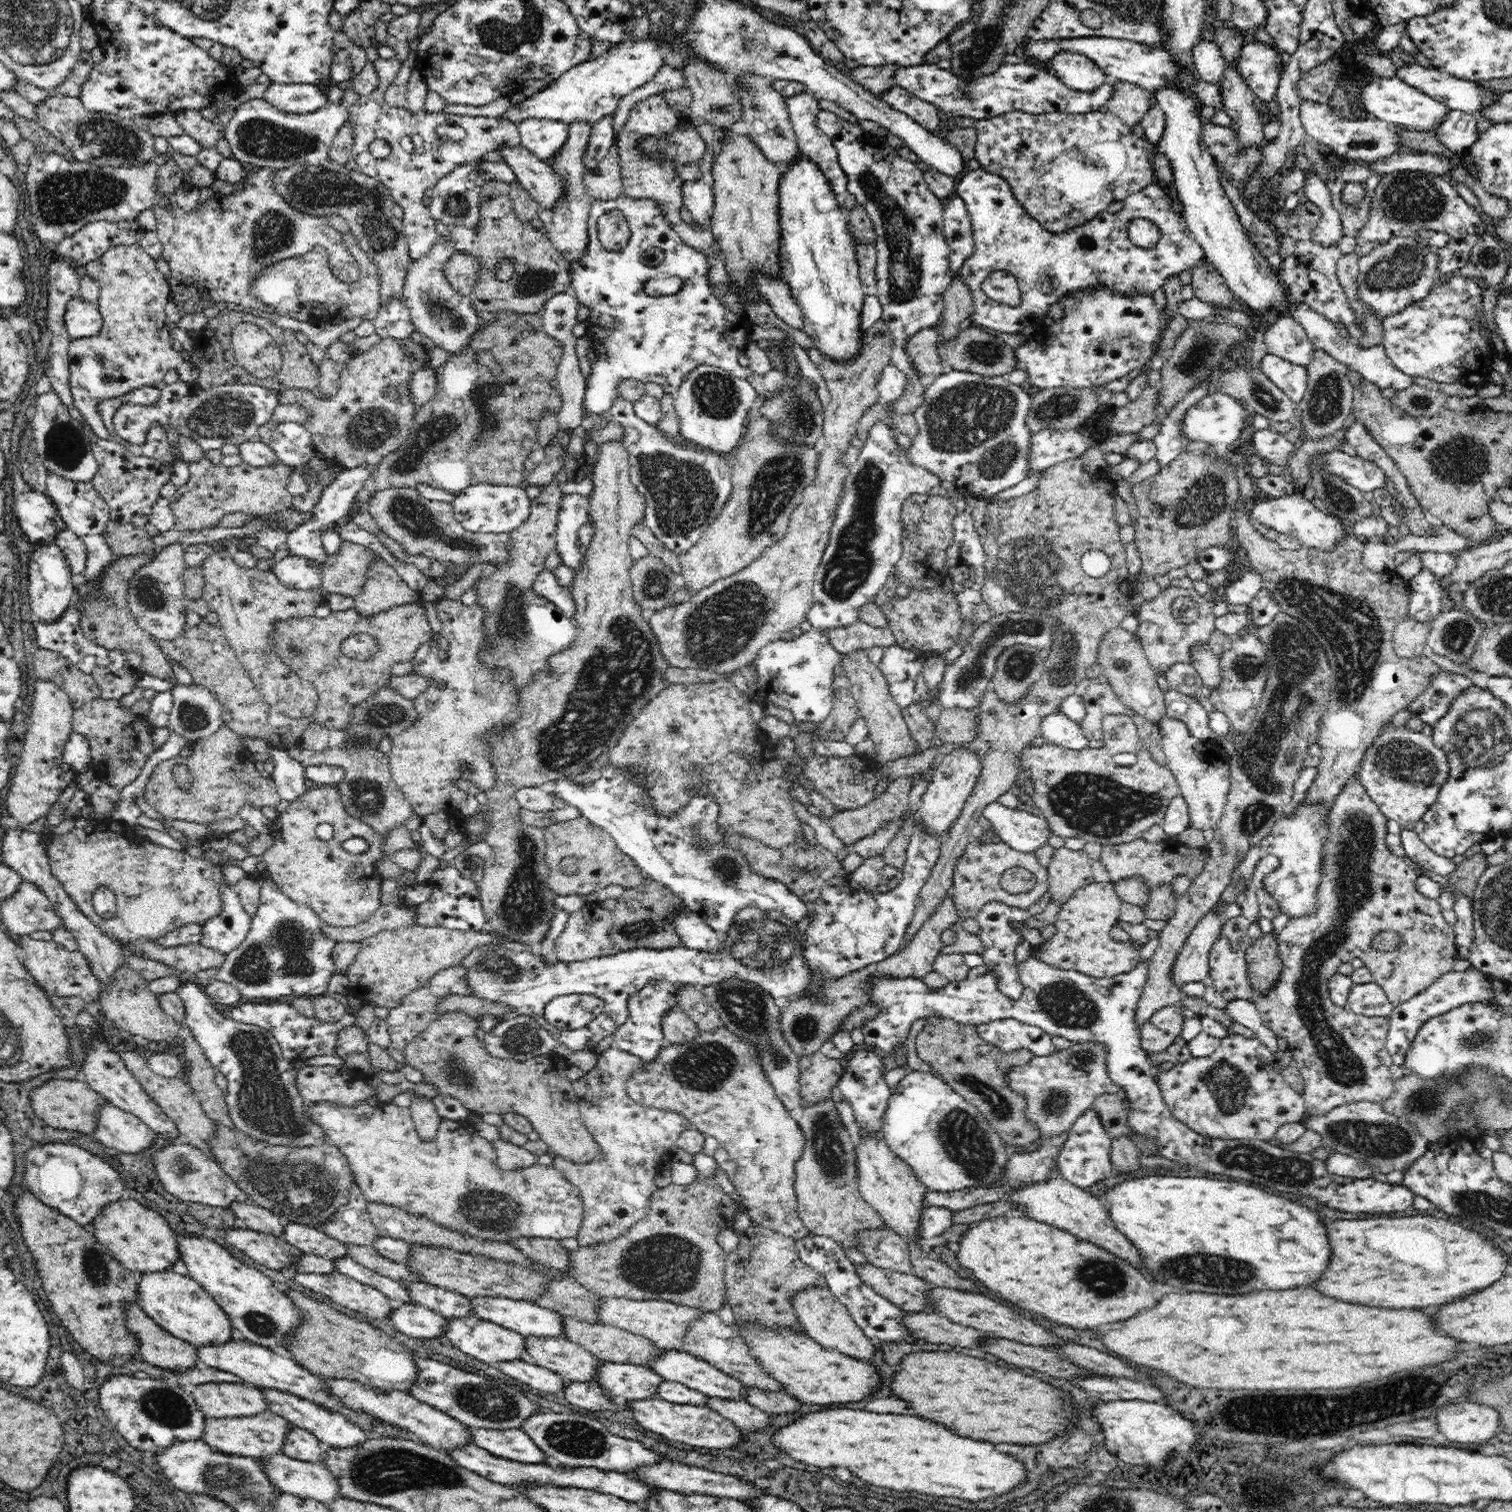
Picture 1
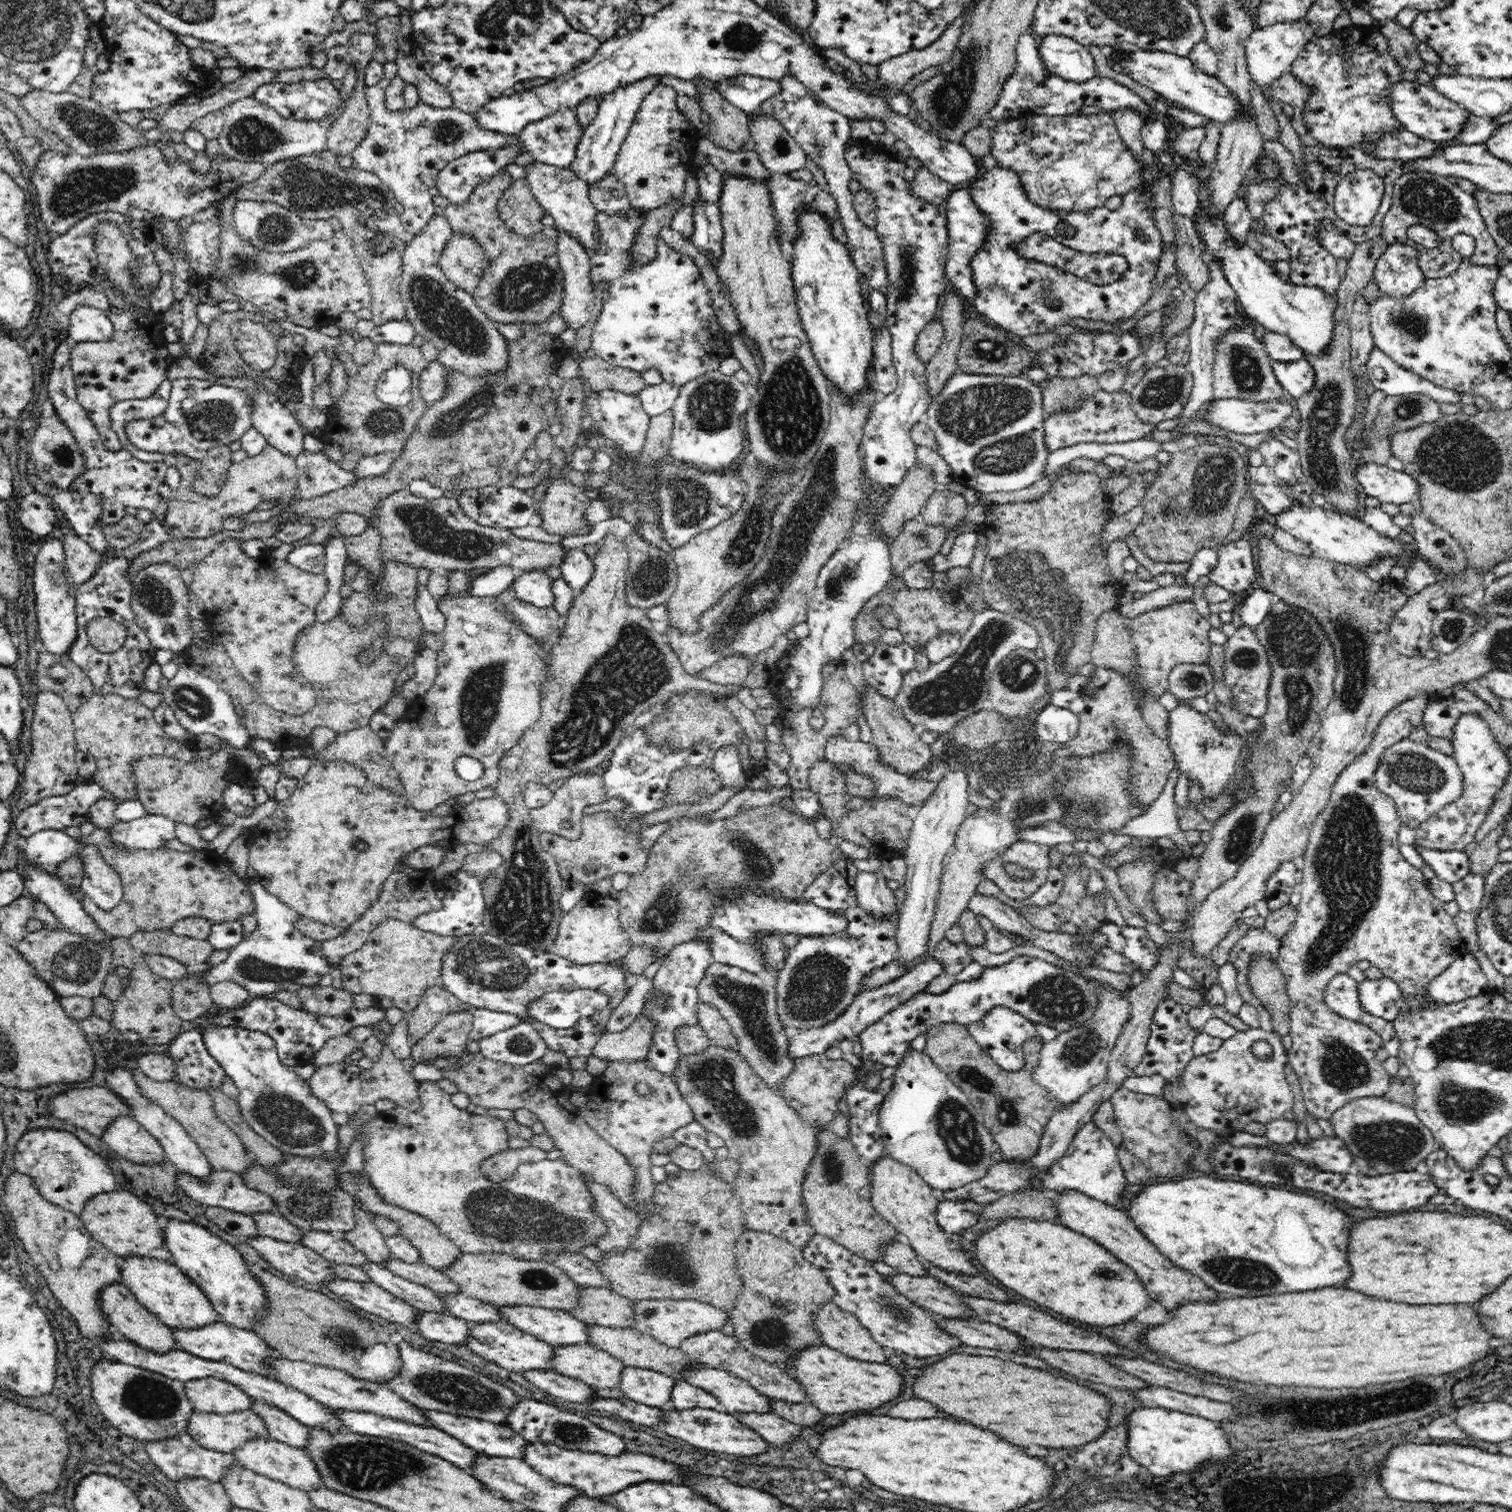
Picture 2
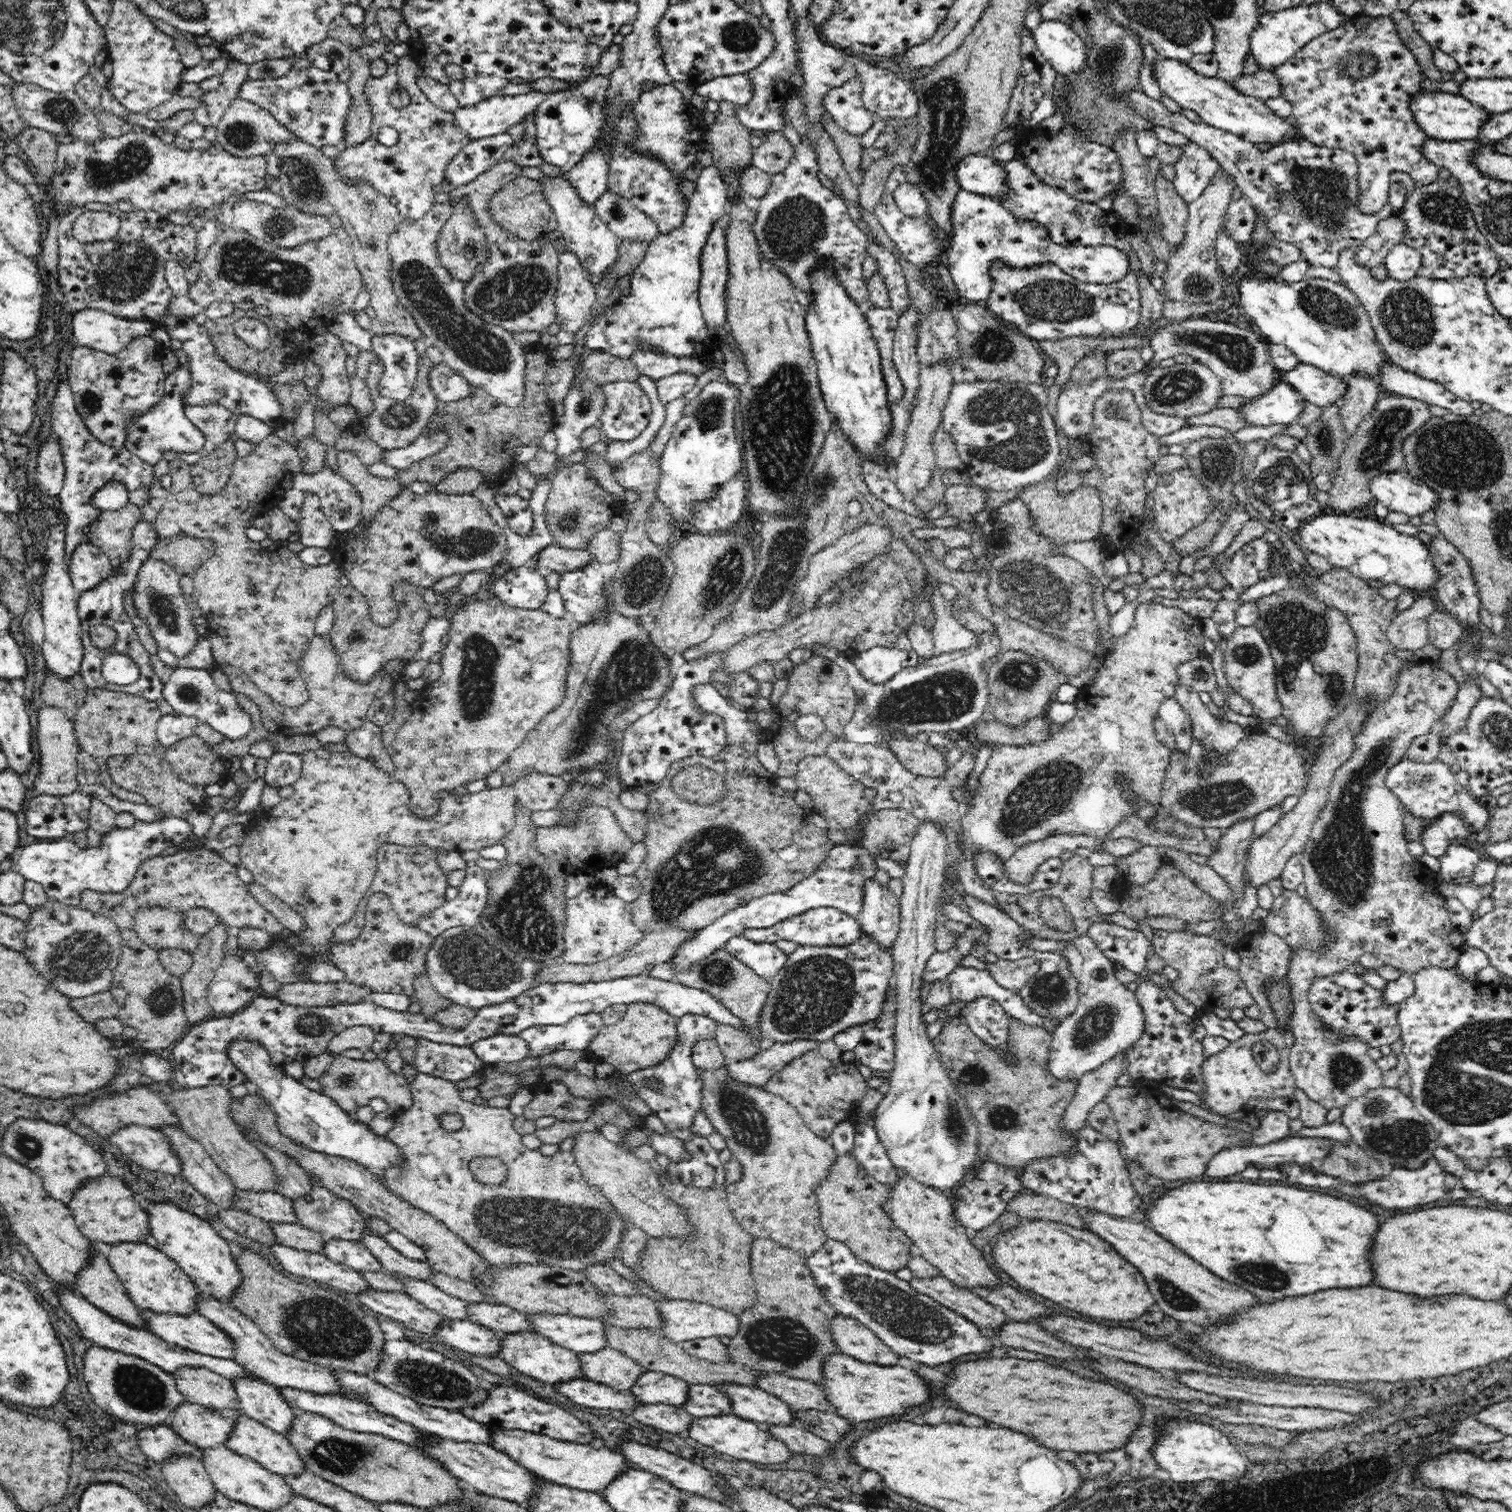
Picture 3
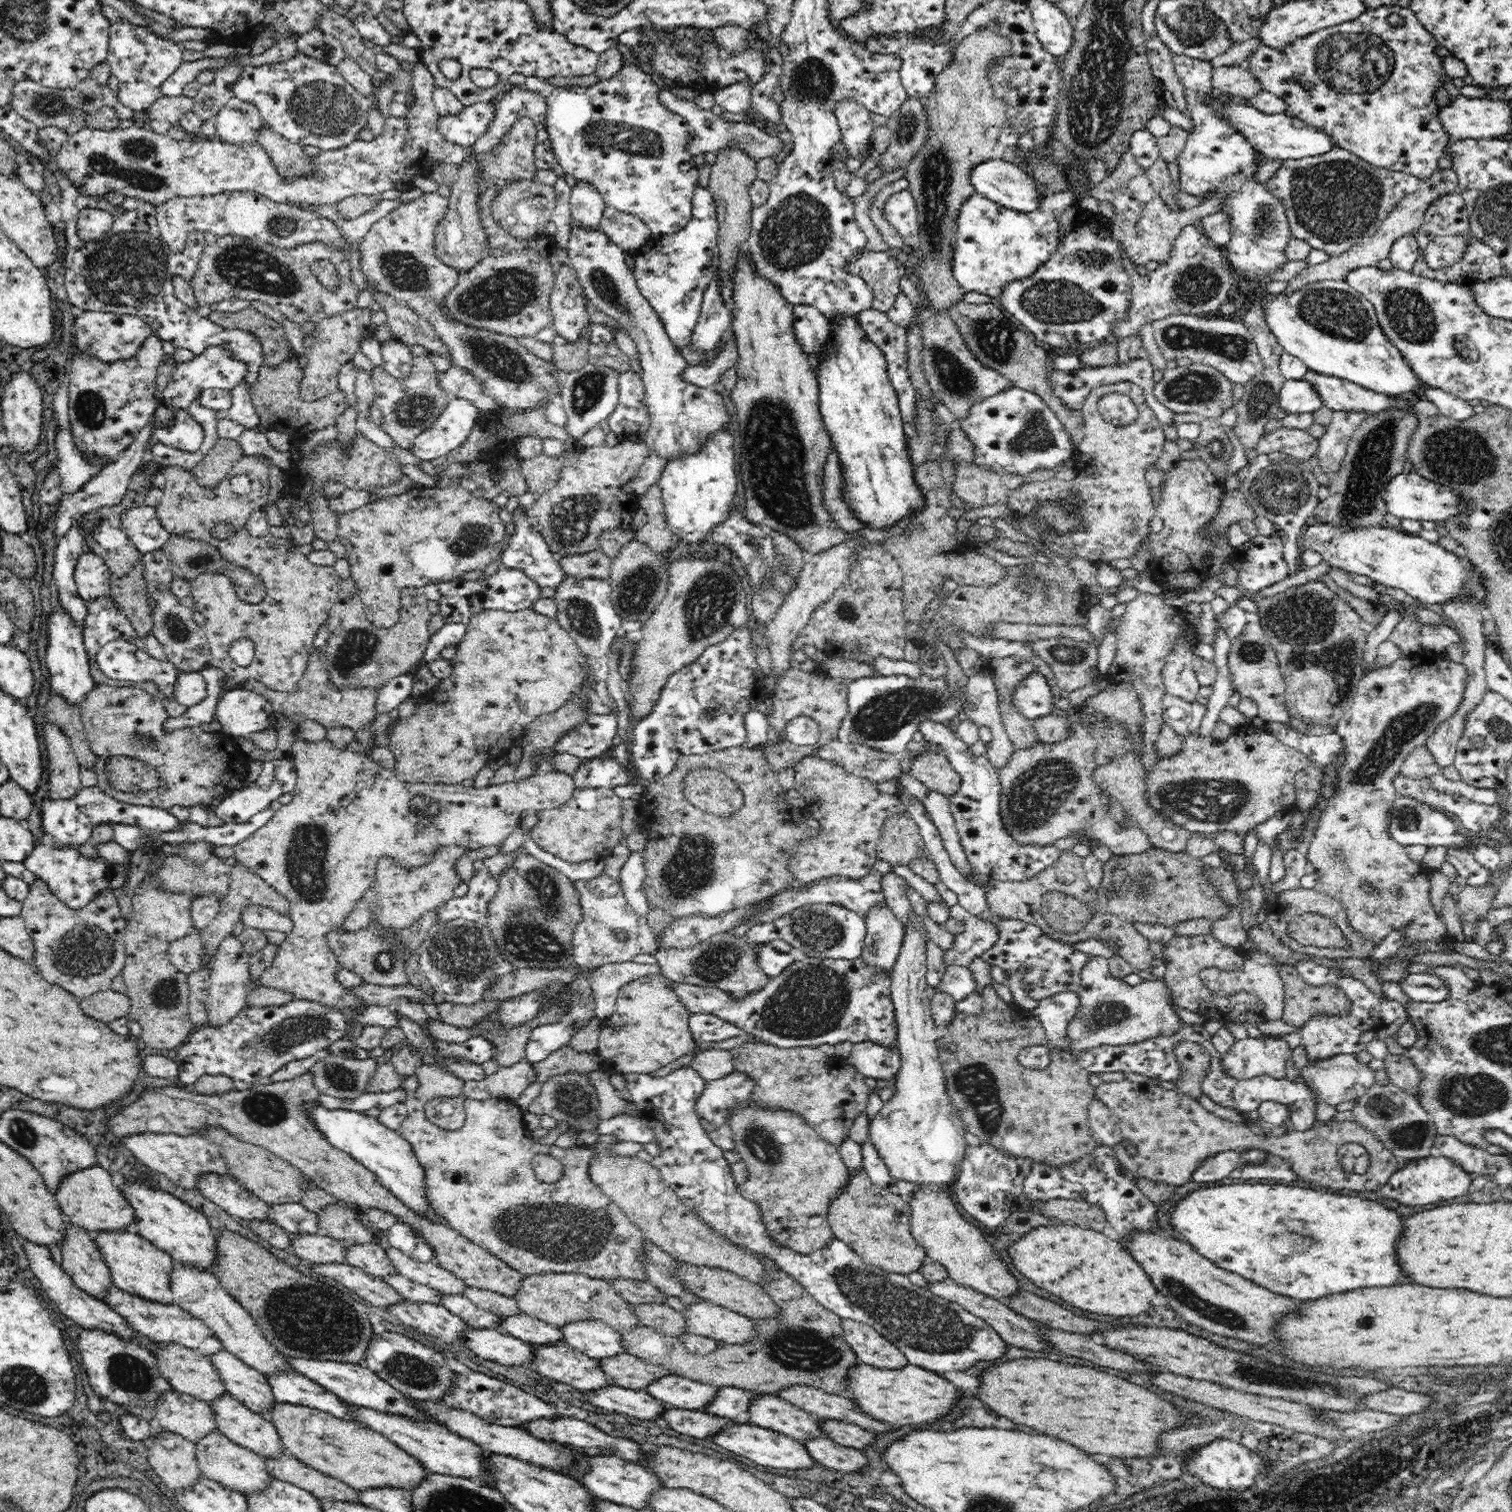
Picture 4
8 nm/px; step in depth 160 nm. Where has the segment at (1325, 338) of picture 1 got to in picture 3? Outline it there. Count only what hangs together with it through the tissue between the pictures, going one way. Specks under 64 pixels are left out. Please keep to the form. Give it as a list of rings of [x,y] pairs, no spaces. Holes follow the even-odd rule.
[[[1391,363],[1385,369],[1385,374],[1380,378],[1383,380],[1382,385],[1387,394],[1420,400],[1429,406],[1438,406],[1460,416],[1473,414],[1470,403],[1457,398],[1452,392],[1446,390],[1442,384],[1408,373],[1396,364]]]

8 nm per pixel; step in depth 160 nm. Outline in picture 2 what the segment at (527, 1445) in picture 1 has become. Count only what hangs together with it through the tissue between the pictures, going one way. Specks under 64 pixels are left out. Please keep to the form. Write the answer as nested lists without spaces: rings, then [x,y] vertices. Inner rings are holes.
[[[422,1409],[421,1412],[423,1412],[423,1418],[430,1422],[431,1427],[452,1435],[478,1453],[504,1455],[523,1460],[521,1448],[527,1440],[509,1429],[506,1424],[495,1424],[438,1410]]]

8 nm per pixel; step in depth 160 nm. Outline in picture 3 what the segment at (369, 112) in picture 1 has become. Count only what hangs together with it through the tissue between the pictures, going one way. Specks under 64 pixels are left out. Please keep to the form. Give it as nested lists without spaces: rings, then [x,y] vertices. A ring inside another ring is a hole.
[[[408,53],[398,58],[396,65],[388,65],[380,78],[370,77],[367,80],[365,95],[373,112],[371,137],[354,146],[342,147],[339,156],[332,160],[337,176],[345,184],[370,184],[371,188],[383,195],[394,196],[400,202],[401,218],[412,220],[418,220],[433,206],[435,193],[432,188],[446,183],[447,166],[471,141],[454,126],[454,113],[438,108],[423,93],[417,82],[420,70],[419,64]],[[398,84],[411,97],[410,104],[400,109],[392,107],[388,99]],[[382,127],[392,127],[398,131],[399,139],[395,145],[385,146],[378,141]]]

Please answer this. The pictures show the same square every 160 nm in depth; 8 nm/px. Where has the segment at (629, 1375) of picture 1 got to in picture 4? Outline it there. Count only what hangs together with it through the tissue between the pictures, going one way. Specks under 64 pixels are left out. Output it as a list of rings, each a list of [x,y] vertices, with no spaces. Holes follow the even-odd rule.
[[[670,1375],[652,1383],[646,1390],[669,1408],[706,1410],[719,1396],[720,1386]]]

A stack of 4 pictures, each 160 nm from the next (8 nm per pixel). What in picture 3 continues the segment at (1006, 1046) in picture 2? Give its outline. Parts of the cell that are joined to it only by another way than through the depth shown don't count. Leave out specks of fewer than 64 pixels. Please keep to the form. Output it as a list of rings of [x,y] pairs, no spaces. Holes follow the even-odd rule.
[[[976,997],[961,1010],[968,1026],[992,1047],[1003,1047],[1011,1016],[990,997]]]

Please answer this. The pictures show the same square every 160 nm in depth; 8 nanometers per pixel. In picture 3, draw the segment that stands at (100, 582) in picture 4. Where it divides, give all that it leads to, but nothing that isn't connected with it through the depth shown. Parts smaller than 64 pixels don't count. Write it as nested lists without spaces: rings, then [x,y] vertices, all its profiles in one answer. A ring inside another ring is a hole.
[[[90,542],[79,544],[69,558],[69,575],[78,594],[97,587],[114,570],[106,553]]]

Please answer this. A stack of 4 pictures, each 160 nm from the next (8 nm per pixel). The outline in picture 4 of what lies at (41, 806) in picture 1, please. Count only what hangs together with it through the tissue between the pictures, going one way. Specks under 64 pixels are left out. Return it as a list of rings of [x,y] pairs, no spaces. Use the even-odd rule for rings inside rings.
[[[50,724],[44,725],[45,727],[45,743],[48,751],[49,758],[49,792],[50,798],[53,800],[74,800],[75,796],[80,792],[83,787],[80,783],[80,766],[74,755],[71,754],[72,749],[68,744],[68,739],[64,739],[56,727]]]

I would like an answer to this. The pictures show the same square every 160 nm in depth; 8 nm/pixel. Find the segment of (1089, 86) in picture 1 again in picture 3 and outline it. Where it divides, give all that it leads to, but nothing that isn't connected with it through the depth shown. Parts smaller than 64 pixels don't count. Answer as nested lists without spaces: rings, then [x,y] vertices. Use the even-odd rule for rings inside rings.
[[[1043,19],[1032,33],[1042,56],[1060,77],[1077,70],[1085,60],[1085,44],[1067,23],[1059,19]]]

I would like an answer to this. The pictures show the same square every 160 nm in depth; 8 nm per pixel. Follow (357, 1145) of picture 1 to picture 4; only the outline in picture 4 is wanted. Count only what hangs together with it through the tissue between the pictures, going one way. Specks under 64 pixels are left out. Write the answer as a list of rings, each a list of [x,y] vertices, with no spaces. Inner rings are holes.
[[[436,1062],[420,1064],[415,1075],[420,1082],[416,1092],[407,1092],[405,1105],[408,1118],[399,1131],[415,1150],[427,1174],[427,1193],[435,1206],[443,1211],[448,1224],[470,1242],[489,1250],[512,1268],[526,1276],[547,1274],[587,1274],[591,1278],[616,1282],[632,1280],[650,1282],[647,1273],[647,1250],[651,1244],[643,1230],[591,1177],[591,1166],[599,1157],[593,1145],[572,1145],[561,1148],[553,1144],[540,1144],[526,1131],[524,1111],[512,1099],[470,1098],[465,1094],[466,1081],[454,1070],[448,1070]],[[438,1096],[462,1096],[465,1104],[465,1122],[460,1128],[446,1130],[434,1124],[425,1113],[425,1104]],[[535,1154],[549,1154],[557,1158],[560,1173],[556,1182],[545,1183],[535,1177],[532,1158]]]

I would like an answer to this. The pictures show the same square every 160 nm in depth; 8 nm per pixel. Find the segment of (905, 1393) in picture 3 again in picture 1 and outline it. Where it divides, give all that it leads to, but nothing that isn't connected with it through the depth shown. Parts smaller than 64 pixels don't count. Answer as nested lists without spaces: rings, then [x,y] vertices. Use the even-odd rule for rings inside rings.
[[[741,1326],[737,1329],[744,1338],[744,1343],[751,1348],[753,1356],[764,1366],[772,1378],[778,1379],[784,1392],[810,1404],[844,1404],[860,1402],[864,1396],[872,1394],[880,1386],[880,1374],[874,1366],[860,1362],[840,1352],[826,1349],[804,1332],[793,1332],[789,1328],[753,1328]]]

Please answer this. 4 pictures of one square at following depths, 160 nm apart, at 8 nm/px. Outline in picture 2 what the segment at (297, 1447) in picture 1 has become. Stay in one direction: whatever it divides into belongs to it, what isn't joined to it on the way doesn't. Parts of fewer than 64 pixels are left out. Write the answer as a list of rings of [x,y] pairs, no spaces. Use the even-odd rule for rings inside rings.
[[[252,1399],[249,1408],[257,1416],[260,1416],[261,1422],[264,1423],[266,1430],[268,1430],[268,1436],[278,1442],[305,1449],[304,1446],[310,1428],[292,1418],[286,1411],[280,1410],[278,1406],[272,1406],[266,1399]]]

